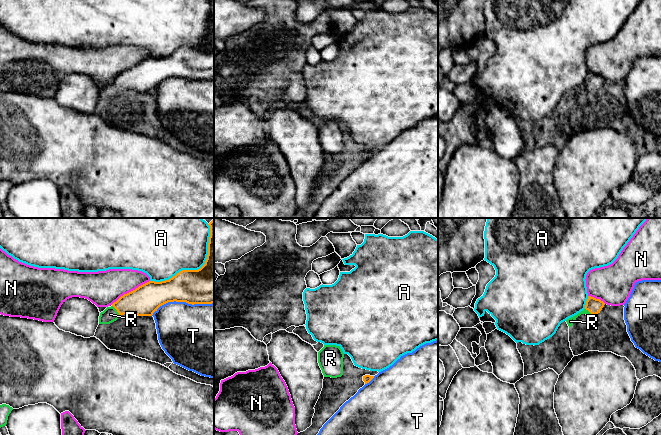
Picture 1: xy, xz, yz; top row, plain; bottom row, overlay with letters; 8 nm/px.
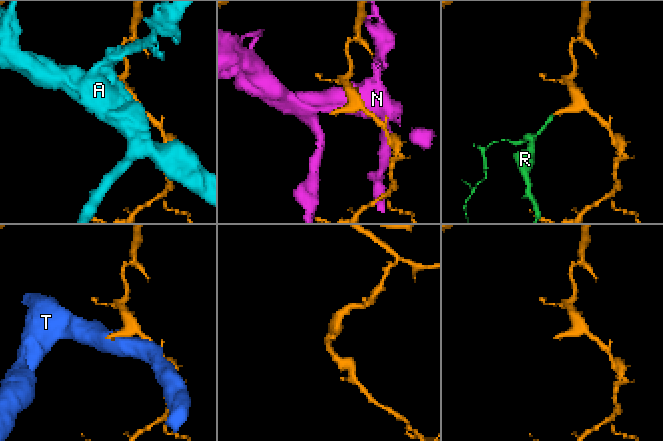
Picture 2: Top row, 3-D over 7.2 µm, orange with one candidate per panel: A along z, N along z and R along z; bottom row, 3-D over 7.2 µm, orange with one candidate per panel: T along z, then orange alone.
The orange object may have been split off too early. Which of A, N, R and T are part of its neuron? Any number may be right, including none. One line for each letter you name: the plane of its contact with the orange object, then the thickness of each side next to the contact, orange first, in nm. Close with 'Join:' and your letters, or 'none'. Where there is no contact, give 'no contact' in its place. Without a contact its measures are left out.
R: contact in xy; calibres 240 and 120 nm
Join: R

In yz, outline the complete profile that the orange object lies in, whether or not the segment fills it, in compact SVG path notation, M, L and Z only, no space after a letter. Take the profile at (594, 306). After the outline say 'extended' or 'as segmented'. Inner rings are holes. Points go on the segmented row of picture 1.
M588 296L588 299L585 305L585 309L581 311L580 313L578 313L577 315L566 320L569 328L573 325L576 318L580 316L581 314L586 314L587 316L596 315L600 313L604 305L605 303L601 301L600 299L596 299L594 297Z; extended

